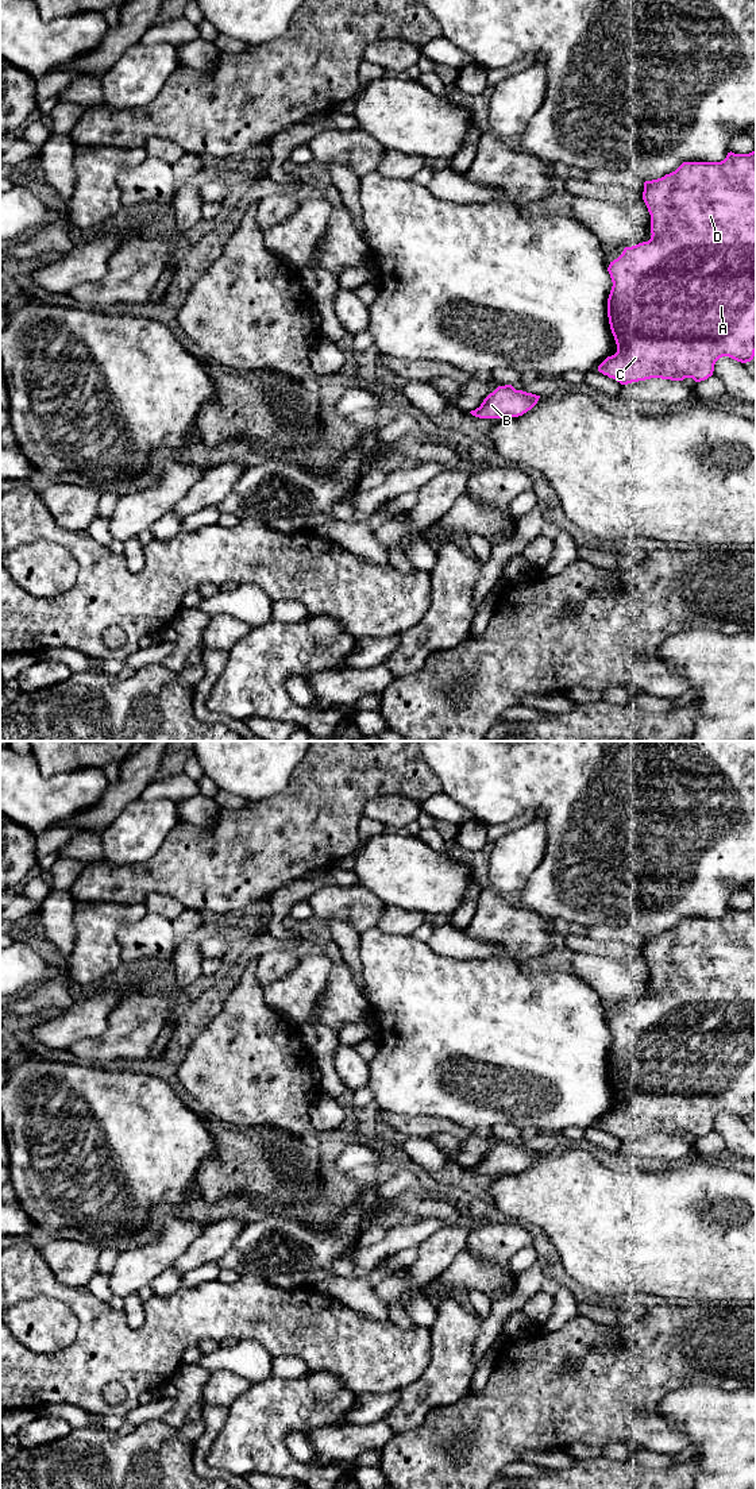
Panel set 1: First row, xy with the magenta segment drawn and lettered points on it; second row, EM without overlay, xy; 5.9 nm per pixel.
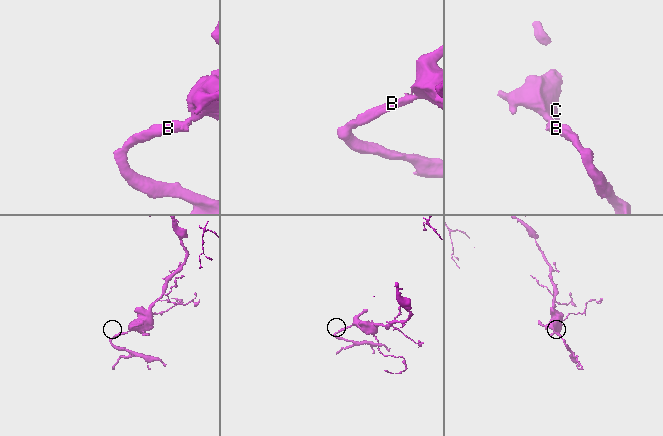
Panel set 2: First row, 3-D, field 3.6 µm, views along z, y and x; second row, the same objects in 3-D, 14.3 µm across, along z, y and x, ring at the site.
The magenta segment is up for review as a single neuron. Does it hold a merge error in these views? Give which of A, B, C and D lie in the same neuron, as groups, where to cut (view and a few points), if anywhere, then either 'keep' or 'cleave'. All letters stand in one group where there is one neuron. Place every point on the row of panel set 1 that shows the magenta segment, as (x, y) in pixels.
groups A B C D; cut none; keep

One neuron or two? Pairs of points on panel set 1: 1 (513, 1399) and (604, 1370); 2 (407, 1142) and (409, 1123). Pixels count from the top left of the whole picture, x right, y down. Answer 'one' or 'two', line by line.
1: one
2: two

